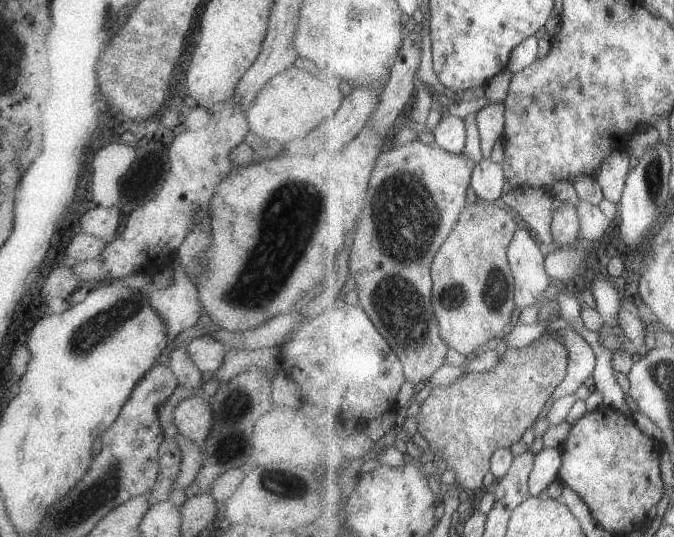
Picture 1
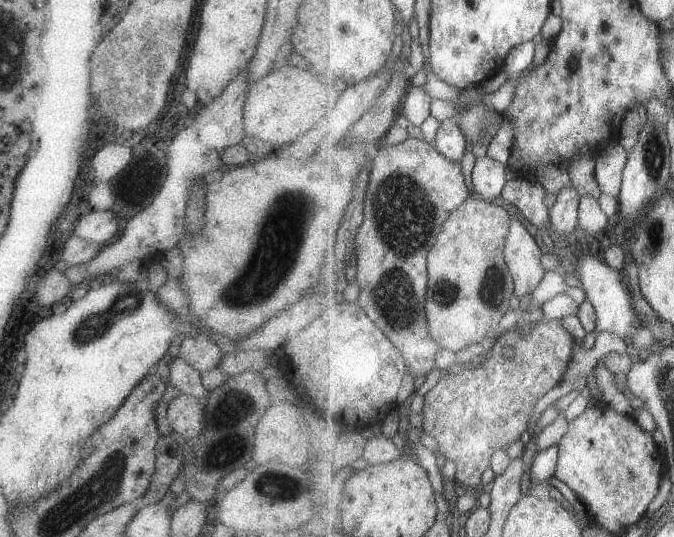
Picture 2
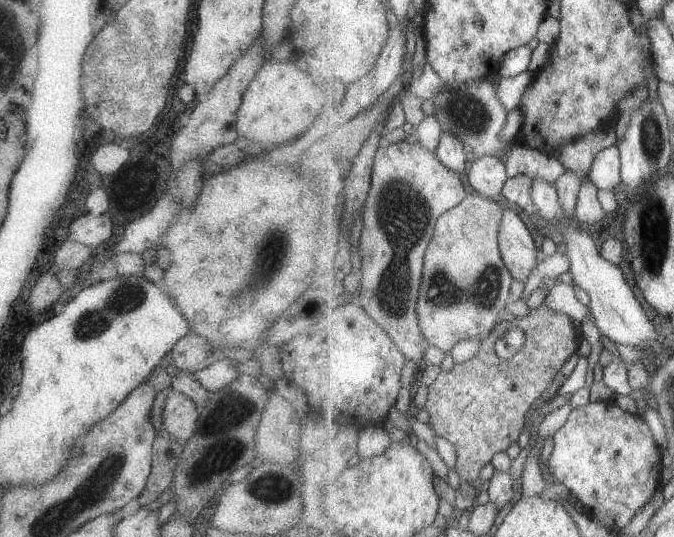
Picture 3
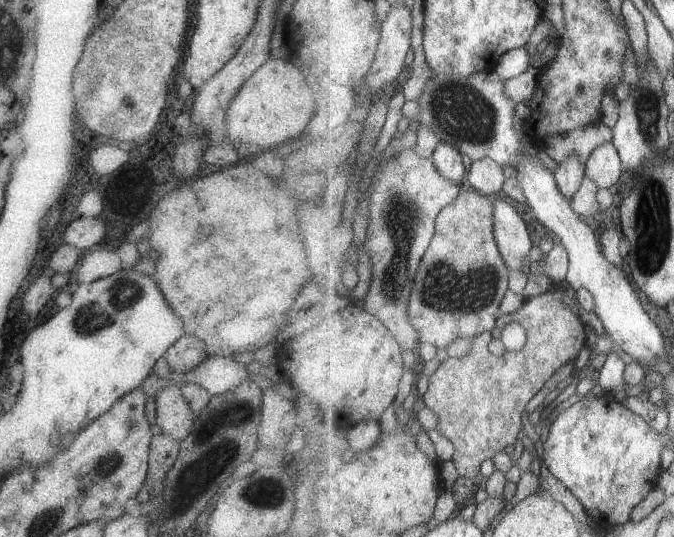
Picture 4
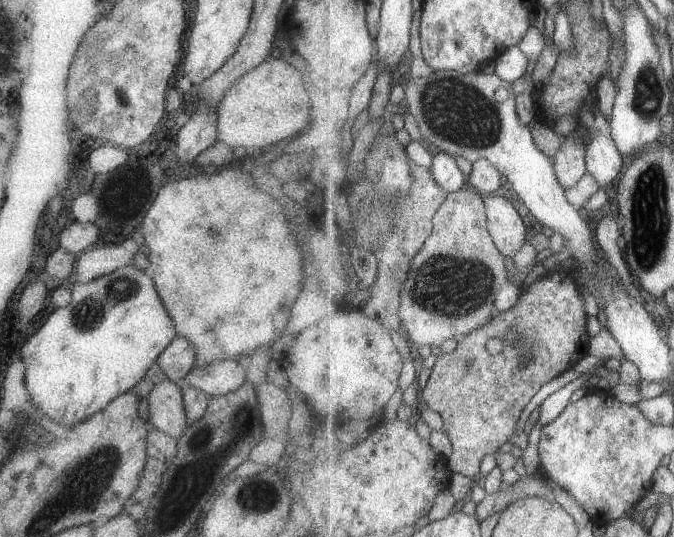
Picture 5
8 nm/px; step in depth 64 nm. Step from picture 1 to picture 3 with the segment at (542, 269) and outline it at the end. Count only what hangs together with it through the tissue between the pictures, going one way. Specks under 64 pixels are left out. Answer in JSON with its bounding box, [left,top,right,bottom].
[500,210,539,282]

